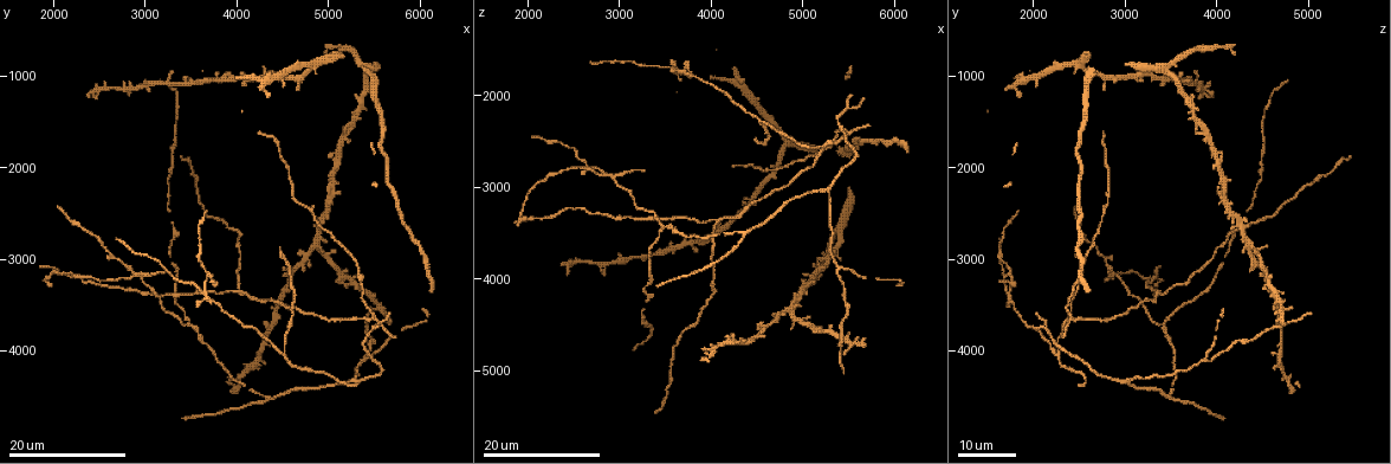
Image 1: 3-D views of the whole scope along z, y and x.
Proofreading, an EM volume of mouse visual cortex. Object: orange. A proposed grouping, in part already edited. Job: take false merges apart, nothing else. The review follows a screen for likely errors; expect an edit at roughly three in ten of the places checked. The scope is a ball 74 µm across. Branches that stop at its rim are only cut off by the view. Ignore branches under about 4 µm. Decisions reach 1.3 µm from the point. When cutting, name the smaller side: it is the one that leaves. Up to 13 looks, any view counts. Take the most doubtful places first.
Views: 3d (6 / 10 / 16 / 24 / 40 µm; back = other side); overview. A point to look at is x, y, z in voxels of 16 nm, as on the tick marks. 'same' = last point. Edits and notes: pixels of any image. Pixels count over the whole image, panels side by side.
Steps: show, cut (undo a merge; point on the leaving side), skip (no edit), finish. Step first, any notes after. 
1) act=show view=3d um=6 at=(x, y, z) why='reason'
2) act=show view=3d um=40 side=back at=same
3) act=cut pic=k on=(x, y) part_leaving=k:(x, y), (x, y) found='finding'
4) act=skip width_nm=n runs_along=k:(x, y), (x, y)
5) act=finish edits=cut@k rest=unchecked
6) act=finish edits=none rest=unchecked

act=show view=3d um=16 at=(4080, 3360, 3360) why='three arms meet'

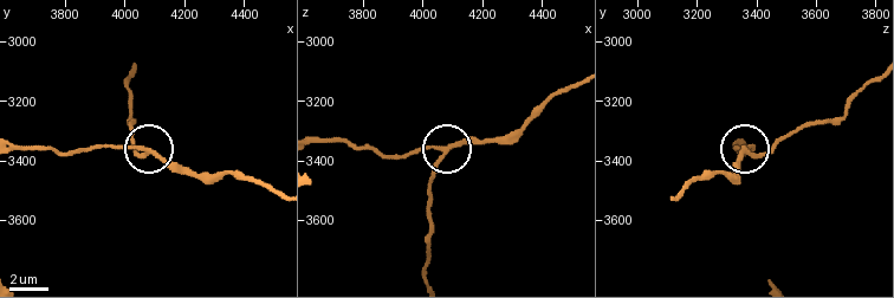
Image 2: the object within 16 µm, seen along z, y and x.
act=show view=3d um=6 at=(4090, 3370, 3360)

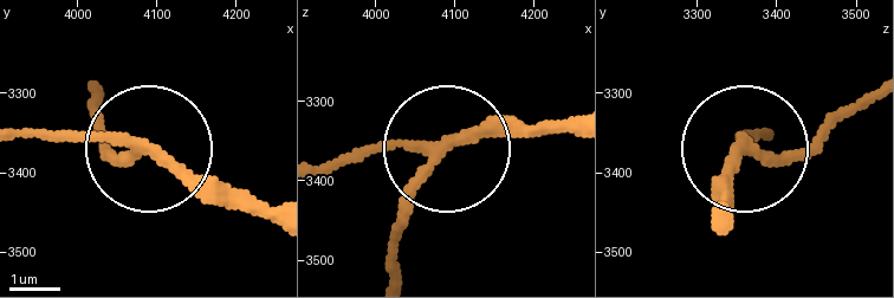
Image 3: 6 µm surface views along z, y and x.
act=skip arms=3 runs_along=3:(319, 170), (395, 146), (438, 149), (387, 269) found='one neuron here'

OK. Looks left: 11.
act=show view=3d um=16 at=(4500, 4020, 2240) why='three arms meet'

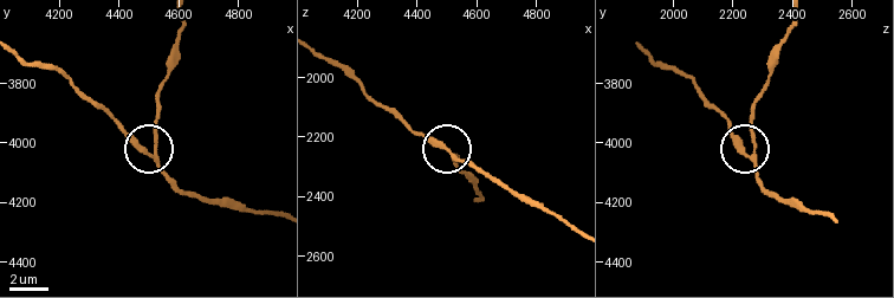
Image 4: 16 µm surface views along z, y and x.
act=show view=3d um=6 at=(4510, 4030, 2260) why='zoom in'

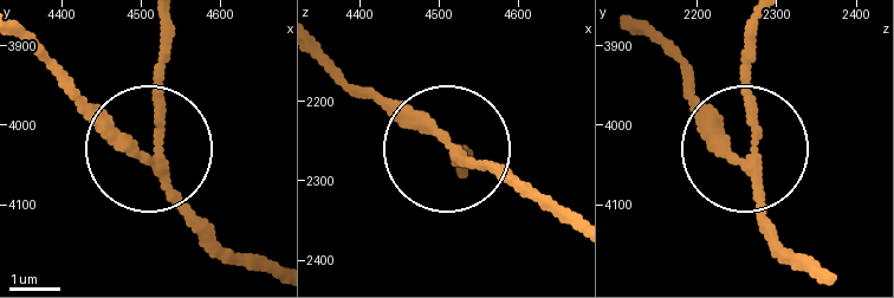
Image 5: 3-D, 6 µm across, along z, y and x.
act=skip found='continuous, no second neuron'

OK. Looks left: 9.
act=show view=3d um=24 at=(2880, 3180, 2900) why='arms part here'

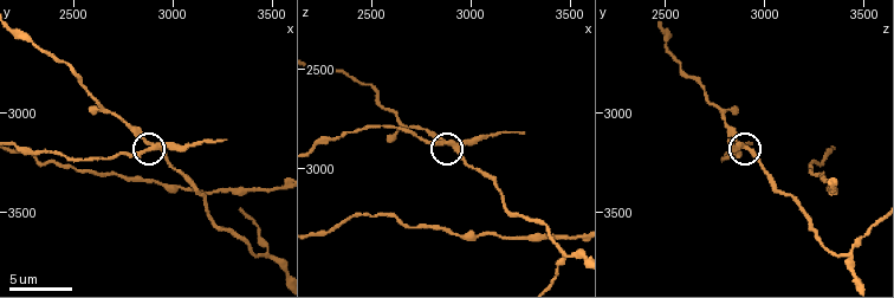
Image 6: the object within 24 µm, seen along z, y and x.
act=show view=3d um=6 at=(2880, 3180, 2870)

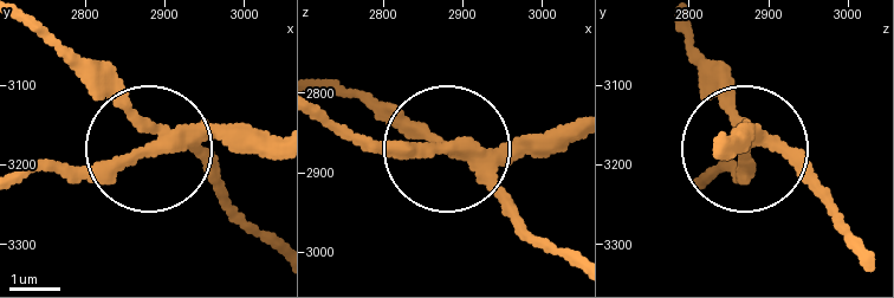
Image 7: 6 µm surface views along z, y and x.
act=cut pic=7 on=(261, 143) part_leaving=7:(177, 141), (30, 170) found='two neurons meet here'

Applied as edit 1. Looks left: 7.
act=show view=overview

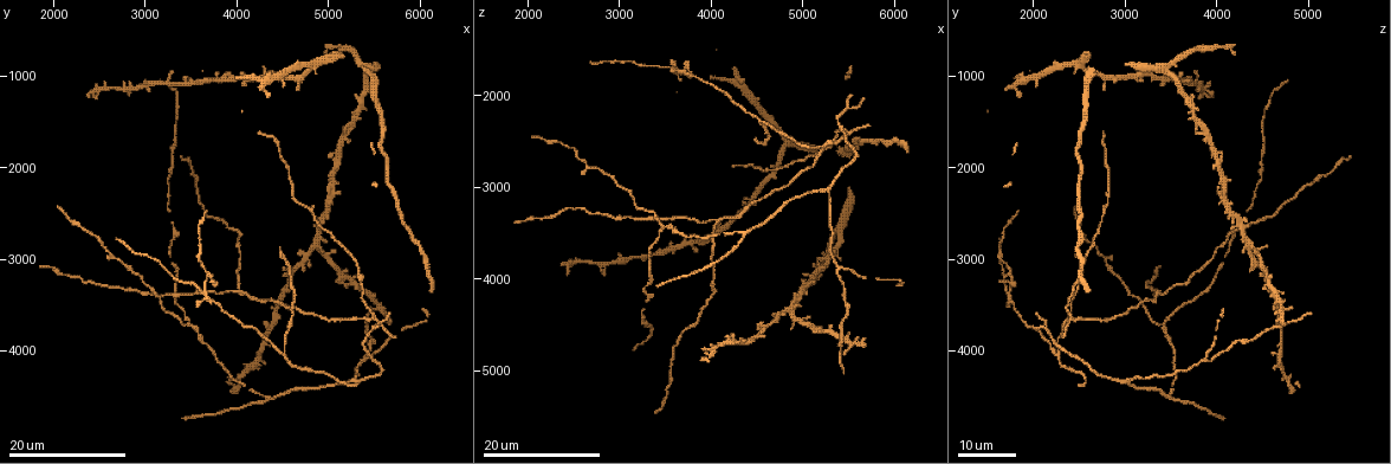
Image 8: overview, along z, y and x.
act=show view=3d um=16 at=(5380, 4080, 3860) why='three-way junction'

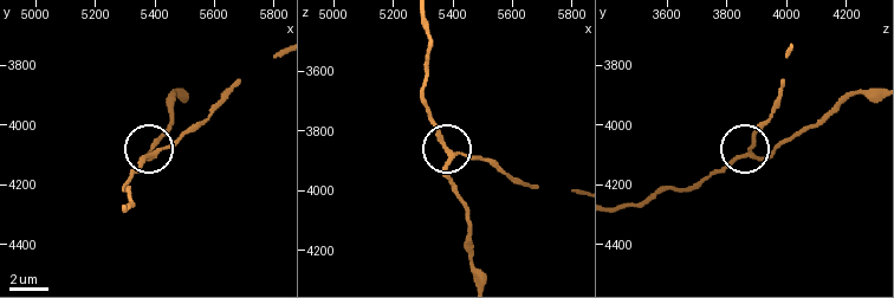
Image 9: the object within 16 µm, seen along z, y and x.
act=show view=3d um=6 at=(5410, 4090, 3870)

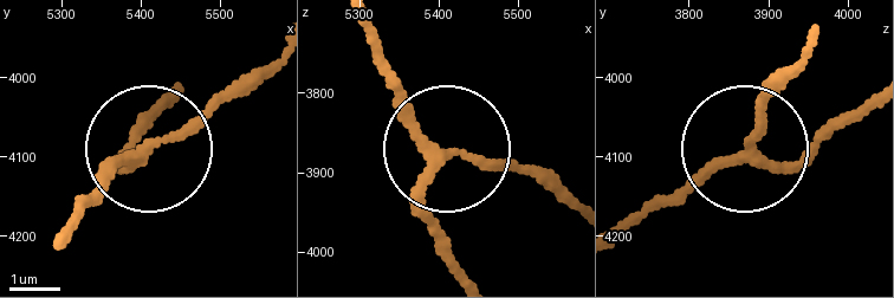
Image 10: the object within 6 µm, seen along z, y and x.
act=skip width_nm=190 runs_along=10:(364, 20), (427, 134), (538, 173) found='continuous, no second neuron'

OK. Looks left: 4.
act=show view=3d um=16 at=(4340, 4540, 3520) why='two arms in line, one across'

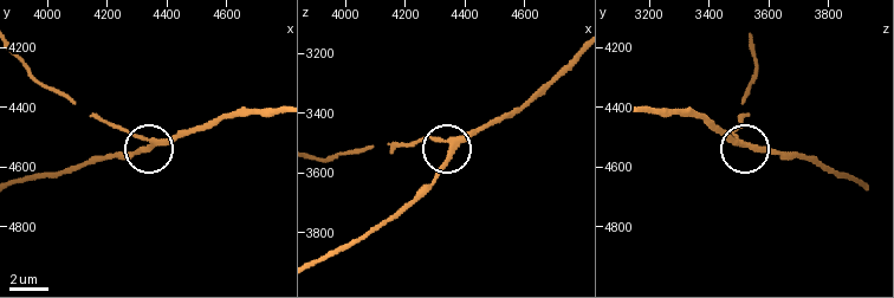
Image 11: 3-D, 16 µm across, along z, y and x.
act=show view=3d um=6 at=(4360, 4520, 3520)

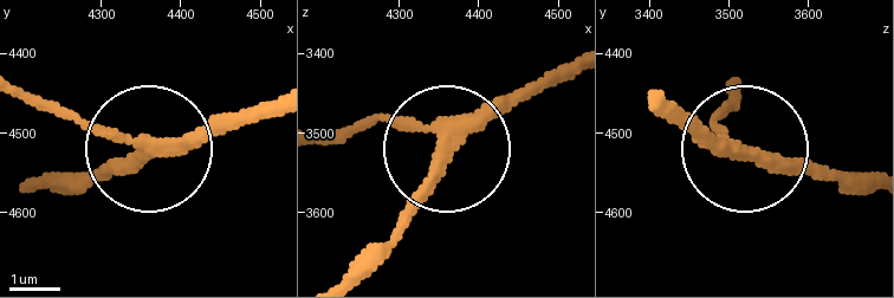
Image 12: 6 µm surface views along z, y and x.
act=show view=3d um=6 side=back at=(4355, 4525, 3515)

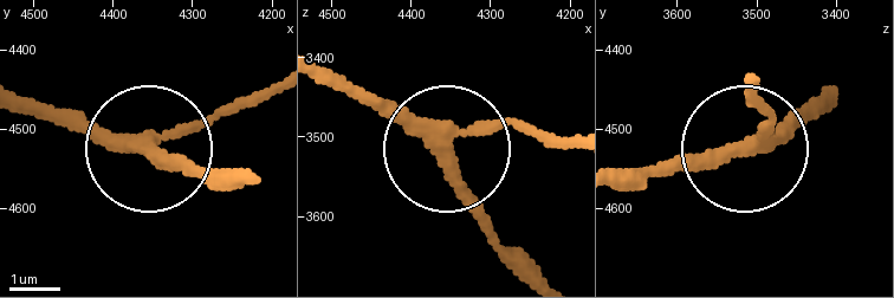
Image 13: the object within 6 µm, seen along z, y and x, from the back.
act=skip arms=3 runs_along=13:(829, 102), (731, 153), (616, 166) found='one neuron here'

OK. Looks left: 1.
act=finish edits=cut@7 rest=unchecked

